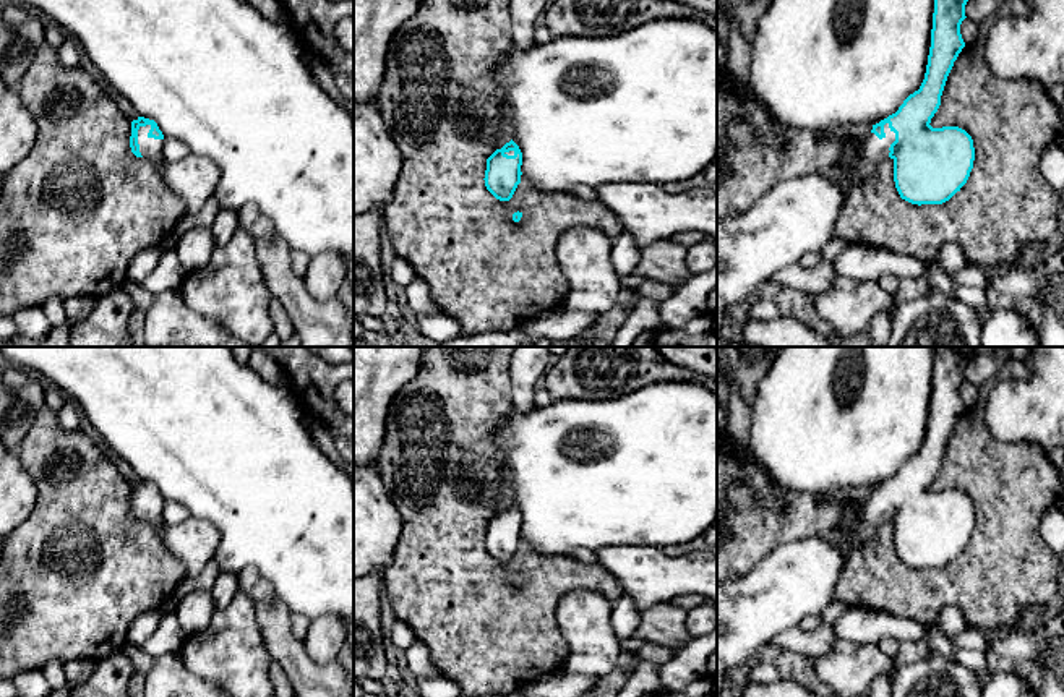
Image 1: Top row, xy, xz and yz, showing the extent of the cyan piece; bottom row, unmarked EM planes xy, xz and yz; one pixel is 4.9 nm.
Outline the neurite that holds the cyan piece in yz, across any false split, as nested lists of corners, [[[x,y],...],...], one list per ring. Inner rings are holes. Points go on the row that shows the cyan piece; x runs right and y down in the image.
[[[934,0],[931,47],[925,79],[918,91],[910,94],[899,110],[873,125],[856,151],[855,164],[863,175],[873,175],[876,167],[890,157],[894,160],[894,182],[902,199],[912,204],[942,204],[967,183],[975,160],[972,136],[959,126],[933,128],[931,118],[941,105],[947,76],[965,47],[960,24],[967,18],[968,0]]]

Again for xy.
[[[138,117],[131,122],[130,148],[136,157],[154,162],[169,190],[185,201],[185,219],[188,222],[198,214],[221,180],[221,169],[209,157],[190,152],[178,162],[167,162],[162,157],[164,135],[154,120]]]

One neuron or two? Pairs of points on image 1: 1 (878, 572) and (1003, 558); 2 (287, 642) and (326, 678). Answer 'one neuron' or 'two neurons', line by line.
1: one neuron
2: one neuron

